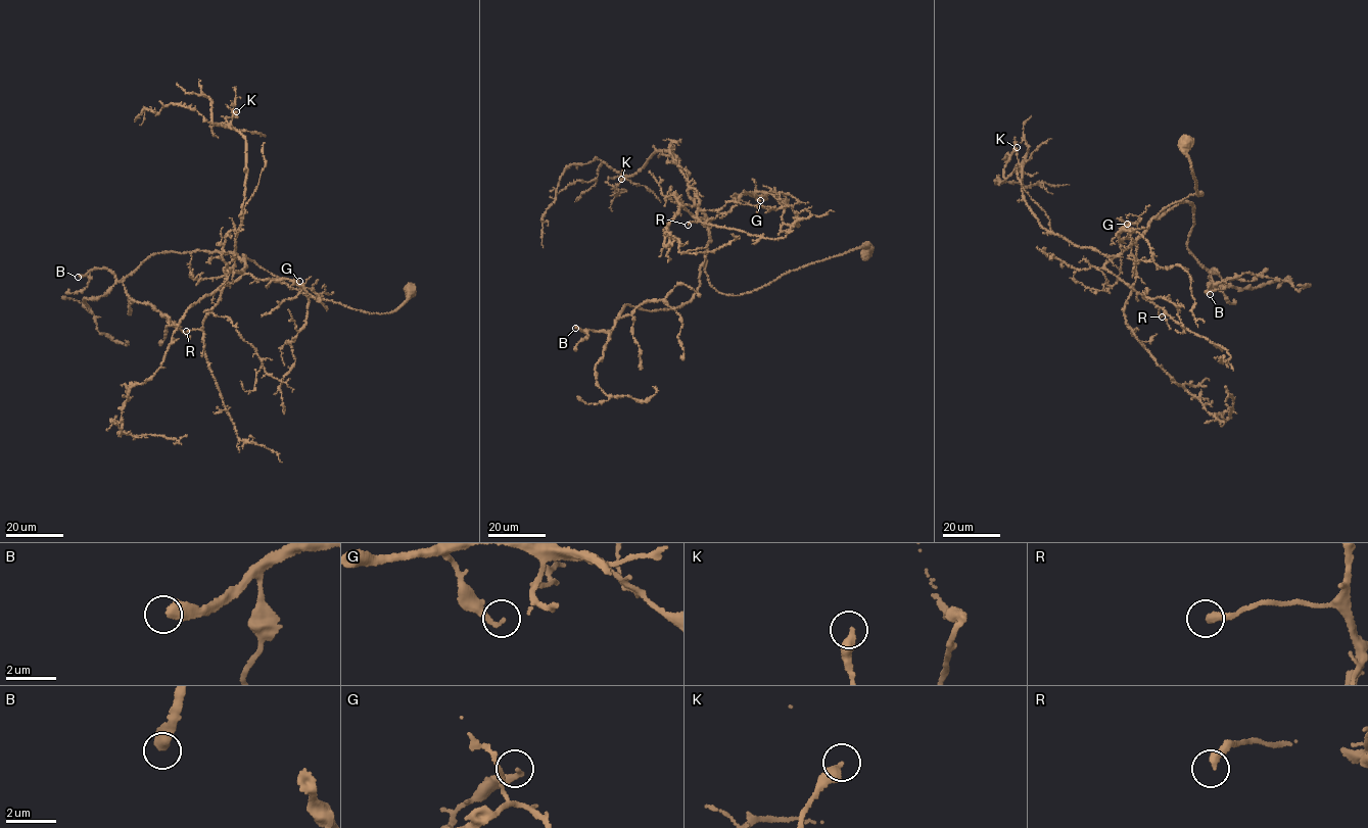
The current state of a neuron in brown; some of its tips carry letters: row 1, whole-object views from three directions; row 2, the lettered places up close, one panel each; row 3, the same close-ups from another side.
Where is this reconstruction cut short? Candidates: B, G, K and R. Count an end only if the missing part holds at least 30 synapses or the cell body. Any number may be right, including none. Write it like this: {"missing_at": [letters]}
{"missing_at": ["B"]}

